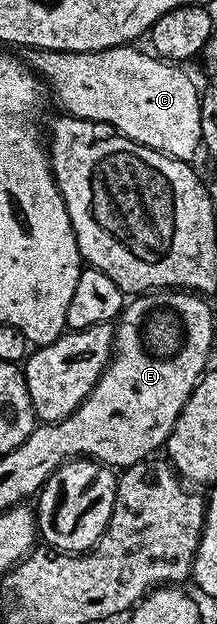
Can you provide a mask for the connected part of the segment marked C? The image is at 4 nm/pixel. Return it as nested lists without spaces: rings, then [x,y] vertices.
[[[135,46],[110,48],[109,50],[97,50],[96,52],[41,52],[35,50],[30,53],[31,60],[29,59],[29,64],[41,77],[44,85],[49,89],[50,95],[54,99],[55,96],[59,99],[59,104],[63,107],[62,111],[64,113],[70,114],[77,119],[93,120],[96,124],[106,126],[108,129],[114,130],[118,135],[127,137],[133,143],[143,144],[145,147],[151,147],[155,151],[164,152],[175,160],[182,160],[184,162],[194,161],[194,156],[197,154],[200,155],[201,152],[200,85],[197,86],[191,81],[190,74],[183,69],[186,67],[176,66],[174,63],[168,62],[152,54],[150,51],[147,52],[138,52]]]

